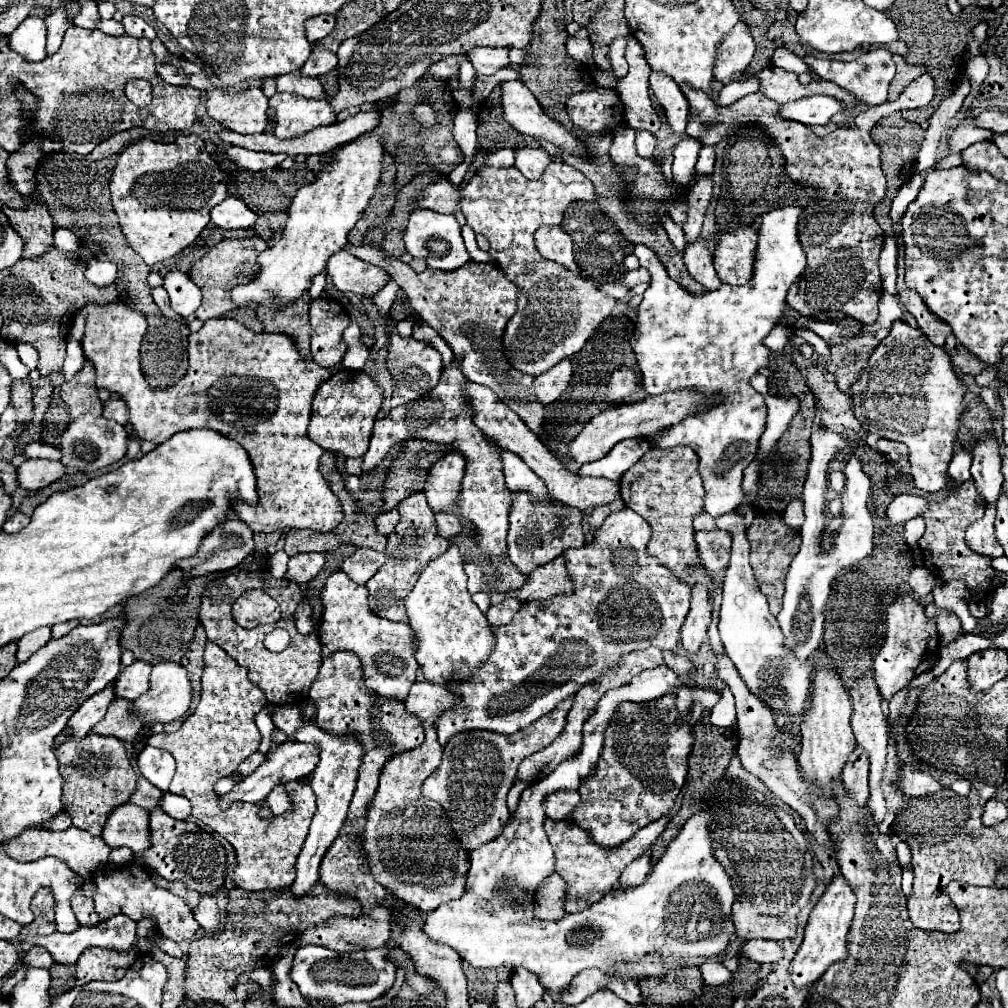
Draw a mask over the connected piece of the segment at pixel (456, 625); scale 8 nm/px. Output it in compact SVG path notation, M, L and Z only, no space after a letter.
M451 545L447 553L425 567L413 591L405 599L405 609L417 645L415 659L423 671L425 681L451 687L451 683L467 679L467 675L471 675L475 667L481 667L483 659L491 655L495 635L487 617L473 603L471 593L467 591L467 575L457 545Z

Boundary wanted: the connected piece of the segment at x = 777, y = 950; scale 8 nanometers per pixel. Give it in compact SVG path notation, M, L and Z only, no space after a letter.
M763 939L747 941L747 943L743 943L741 953L747 955L749 959L757 961L757 963L777 965L783 959L783 949L781 949L779 941L763 941Z

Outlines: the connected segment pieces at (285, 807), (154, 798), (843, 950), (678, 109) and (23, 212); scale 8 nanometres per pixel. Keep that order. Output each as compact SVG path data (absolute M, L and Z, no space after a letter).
M279 785L275 787L269 795L267 795L267 805L271 807L271 811L275 815L281 815L281 813L289 813L291 807L293 807L293 799L287 795L287 785Z
M139 777L137 789L135 789L135 793L131 795L131 803L139 805L139 807L143 807L143 809L147 809L147 811L151 811L151 809L159 807L163 795L165 795L163 791L159 791L157 787L151 787L151 783L147 783L147 779Z
M843 875L833 877L831 883L827 885L827 891L813 907L807 927L805 927L803 943L801 943L799 951L795 953L795 957L791 959L791 981L793 981L795 989L813 985L827 971L829 965L841 963L847 959L849 929L853 923L853 907L855 907L855 895L849 887L849 883L845 881L845 877Z
M651 73L649 85L659 101L659 105L667 113L667 121L673 127L673 131L685 131L689 121L689 103L683 91L677 87L673 79L661 73Z
M27 199L25 209L3 207L3 213L9 217L13 229L25 239L23 259L35 259L47 253L47 247L53 243L55 227L47 205L41 199Z

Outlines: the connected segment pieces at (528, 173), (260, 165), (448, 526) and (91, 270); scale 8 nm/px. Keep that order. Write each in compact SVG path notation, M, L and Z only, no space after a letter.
M523 147L523 149L517 149L515 151L515 167L527 177L527 179L539 179L539 175L543 175L545 167L553 161L553 157L537 147L537 149L531 149L531 147Z
M231 147L227 157L241 169L247 171L263 171L269 167L279 167L279 163L287 157L285 153L257 153L257 151L249 151L243 147Z
M437 513L435 521L437 521L437 527L439 527L439 535L445 537L445 539L453 539L457 533L463 531L461 523L451 513Z
M89 259L87 263L87 271L85 277L93 283L93 285L111 285L117 277L117 267L109 261L99 261L99 259Z

